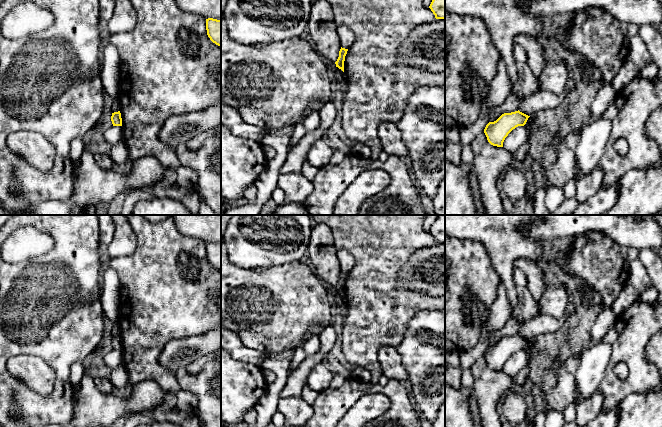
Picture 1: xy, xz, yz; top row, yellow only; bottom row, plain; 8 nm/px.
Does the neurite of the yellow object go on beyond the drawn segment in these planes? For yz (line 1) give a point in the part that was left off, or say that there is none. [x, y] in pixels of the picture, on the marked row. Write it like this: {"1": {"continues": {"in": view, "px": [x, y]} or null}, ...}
{"1": {"continues": null}}

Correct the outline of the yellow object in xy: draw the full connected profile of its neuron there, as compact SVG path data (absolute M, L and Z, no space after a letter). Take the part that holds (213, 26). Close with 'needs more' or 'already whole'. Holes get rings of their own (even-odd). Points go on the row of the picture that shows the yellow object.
M206 19L206 30L210 40L221 47L221 20Z; already whole

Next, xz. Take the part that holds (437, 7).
M432 0L429 8L436 19L445 19L445 0Z; already whole

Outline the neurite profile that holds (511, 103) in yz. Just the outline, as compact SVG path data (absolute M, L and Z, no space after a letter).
M510 93L501 104L496 104L490 112L489 122L496 121L502 114L511 113L519 110L520 99L514 94Z

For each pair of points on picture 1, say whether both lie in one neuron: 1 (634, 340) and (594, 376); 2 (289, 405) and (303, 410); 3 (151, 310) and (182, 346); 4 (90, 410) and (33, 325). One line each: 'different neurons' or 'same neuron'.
1: different neurons
2: same neuron
3: different neurons
4: different neurons

